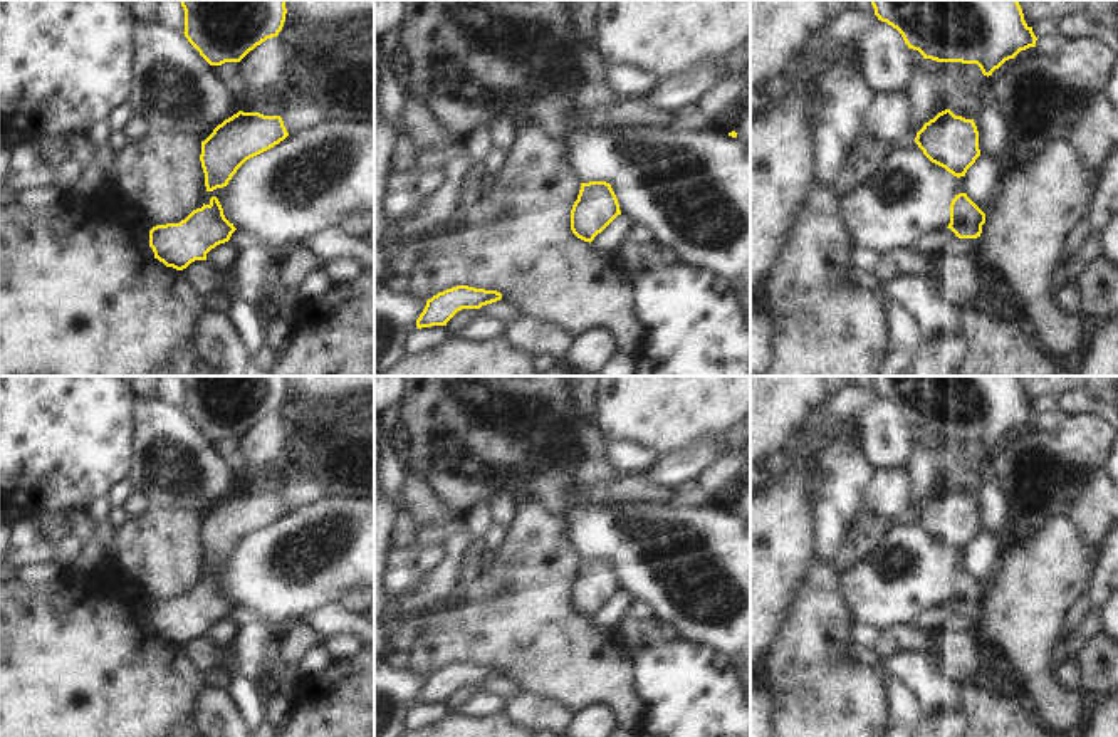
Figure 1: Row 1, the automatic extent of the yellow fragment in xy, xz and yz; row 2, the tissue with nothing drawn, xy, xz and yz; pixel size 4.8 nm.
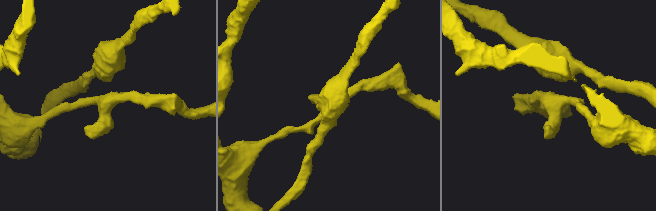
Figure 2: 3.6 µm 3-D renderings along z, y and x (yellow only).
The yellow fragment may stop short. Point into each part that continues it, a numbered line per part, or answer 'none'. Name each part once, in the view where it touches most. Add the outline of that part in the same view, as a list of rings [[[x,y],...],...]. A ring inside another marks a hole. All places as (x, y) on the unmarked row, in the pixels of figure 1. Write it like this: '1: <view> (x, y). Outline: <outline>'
none.

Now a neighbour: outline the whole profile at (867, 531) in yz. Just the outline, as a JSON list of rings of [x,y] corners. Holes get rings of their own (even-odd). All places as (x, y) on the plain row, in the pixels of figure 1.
[[[859,510],[844,536],[841,549],[831,559],[829,566],[841,576],[858,562],[863,562],[881,544],[890,525],[891,524],[885,519],[866,510]]]

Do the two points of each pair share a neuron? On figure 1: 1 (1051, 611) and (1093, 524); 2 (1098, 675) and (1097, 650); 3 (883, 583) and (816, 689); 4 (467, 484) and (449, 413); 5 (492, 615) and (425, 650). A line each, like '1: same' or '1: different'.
1: different
2: same
3: different
4: same
5: same

